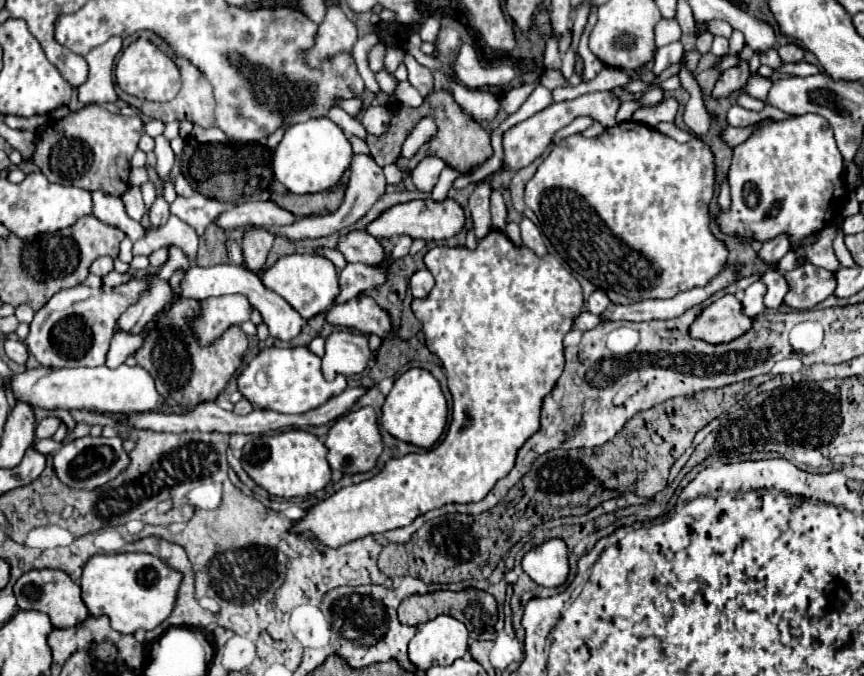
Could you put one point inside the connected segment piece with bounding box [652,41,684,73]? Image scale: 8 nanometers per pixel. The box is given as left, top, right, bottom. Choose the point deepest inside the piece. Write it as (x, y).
(666, 56)

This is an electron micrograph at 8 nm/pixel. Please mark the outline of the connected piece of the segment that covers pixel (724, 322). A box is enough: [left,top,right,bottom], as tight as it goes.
[690,295,752,343]

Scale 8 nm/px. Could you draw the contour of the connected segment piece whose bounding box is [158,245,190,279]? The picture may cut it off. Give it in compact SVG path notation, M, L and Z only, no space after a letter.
M172 245L170 251L168 251L168 261L160 267L158 275L160 275L162 279L170 279L176 271L186 271L188 267L190 267L190 259L186 257L186 253L184 253L180 247Z

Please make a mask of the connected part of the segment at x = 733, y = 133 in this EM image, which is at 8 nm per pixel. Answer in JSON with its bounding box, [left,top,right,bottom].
[722,123,758,147]

